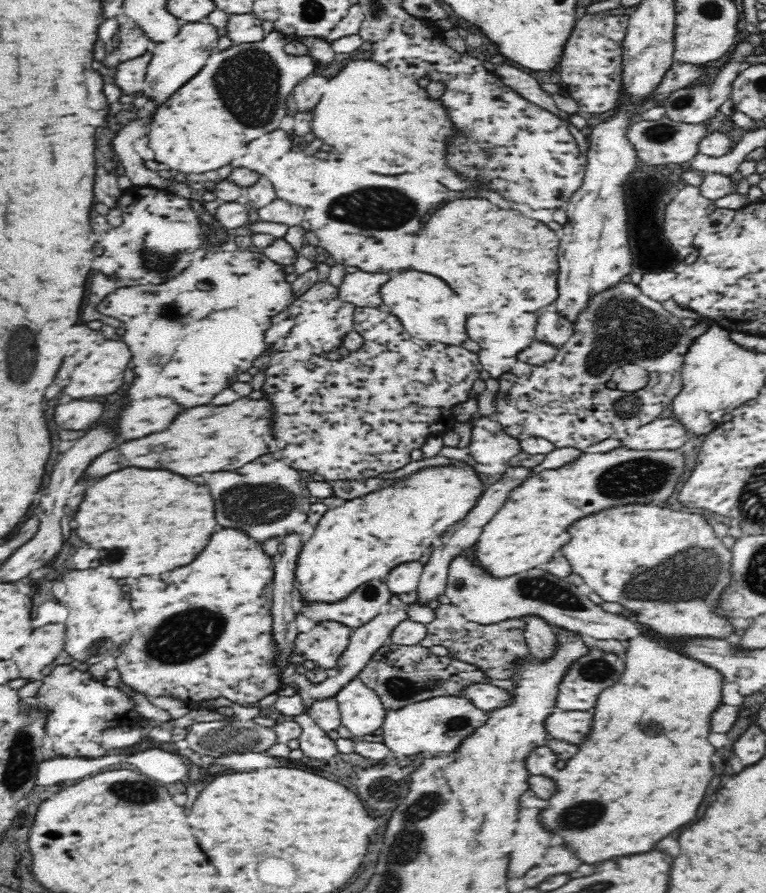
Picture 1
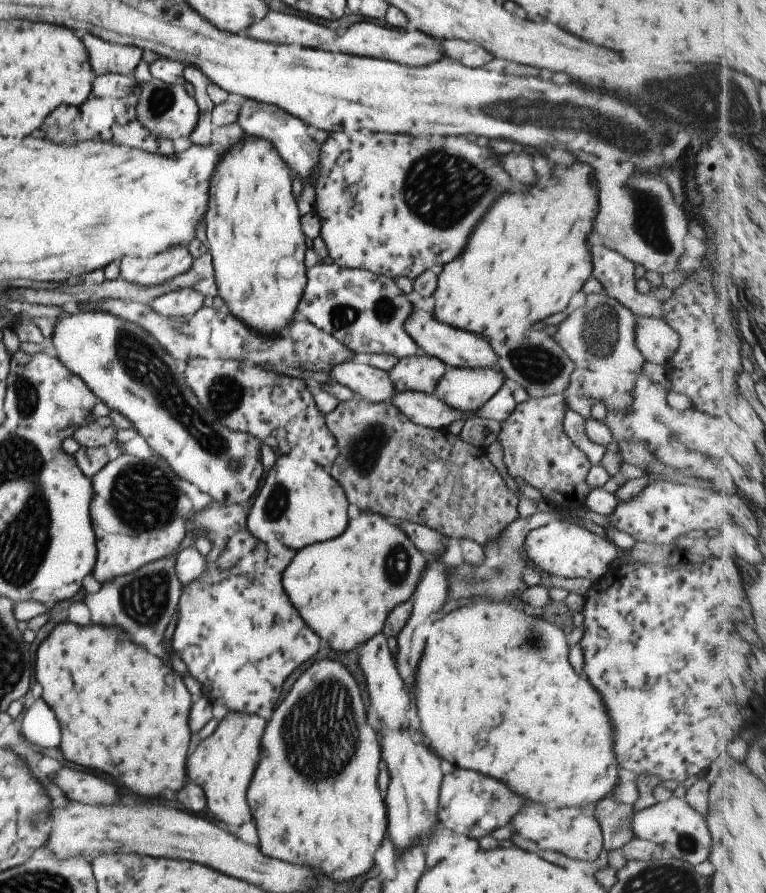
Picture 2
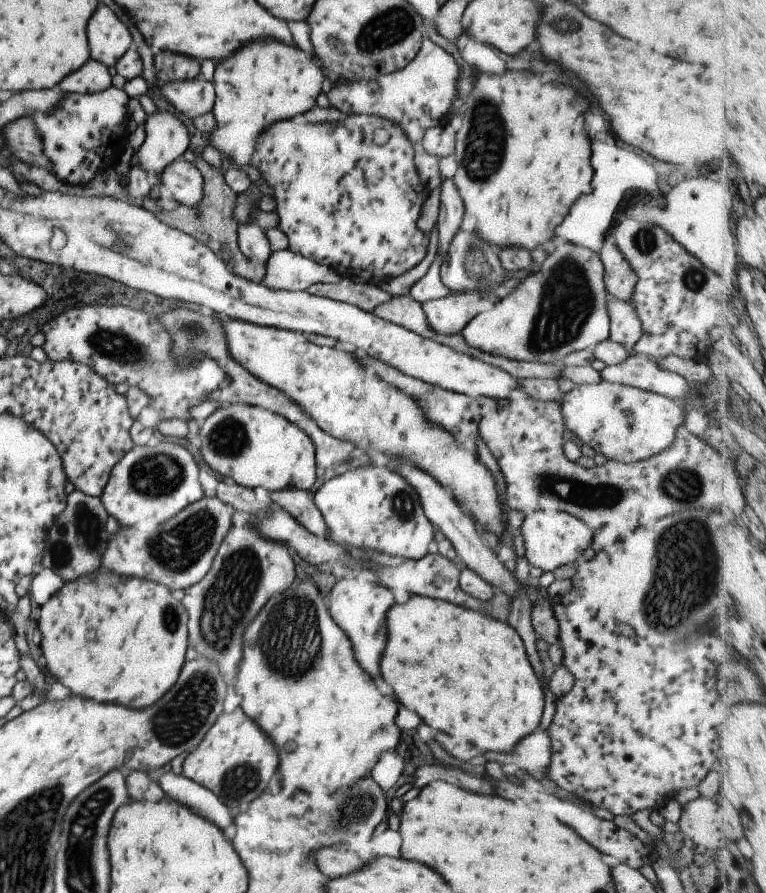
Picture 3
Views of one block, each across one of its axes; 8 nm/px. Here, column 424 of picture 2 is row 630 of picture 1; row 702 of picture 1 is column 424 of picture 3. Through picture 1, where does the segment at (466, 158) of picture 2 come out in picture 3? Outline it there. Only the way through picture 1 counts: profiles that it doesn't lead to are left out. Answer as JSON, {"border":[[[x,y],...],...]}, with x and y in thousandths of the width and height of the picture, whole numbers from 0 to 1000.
{"border":[[[454,129],[446,135],[432,138],[402,138],[394,139],[394,132],[381,132],[366,139],[356,139],[354,146],[350,142],[338,152],[332,172],[328,175],[328,184],[334,186],[338,197],[343,198],[345,205],[350,206],[358,215],[359,236],[364,242],[364,256],[376,265],[379,279],[383,283],[407,290],[415,296],[426,297],[436,301],[445,310],[470,310],[479,317],[497,317],[509,310],[540,300],[548,296],[557,283],[560,267],[543,254],[543,247],[551,240],[551,228],[560,219],[560,214],[554,206],[548,205],[539,181],[540,165],[527,150],[527,147],[512,135],[488,129]]]}

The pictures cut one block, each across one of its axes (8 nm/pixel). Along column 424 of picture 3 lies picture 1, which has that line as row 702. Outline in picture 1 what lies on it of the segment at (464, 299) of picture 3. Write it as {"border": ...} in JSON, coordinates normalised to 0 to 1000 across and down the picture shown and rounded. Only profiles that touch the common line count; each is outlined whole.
{"border":[[[513,665],[508,674],[499,679],[496,686],[491,689],[483,697],[469,701],[460,705],[457,710],[457,719],[452,728],[443,735],[440,745],[436,748],[436,755],[426,761],[419,761],[416,765],[407,765],[402,758],[394,755],[388,755],[384,749],[385,744],[377,742],[372,749],[372,754],[368,758],[368,764],[375,766],[386,766],[390,770],[389,778],[396,786],[396,798],[402,801],[402,793],[407,791],[410,784],[423,784],[423,782],[433,782],[457,765],[460,761],[467,758],[467,755],[475,750],[482,739],[486,739],[487,732],[501,723],[501,718],[510,714],[512,707],[522,697],[533,693],[533,679],[527,674],[522,673],[517,665]]]}

